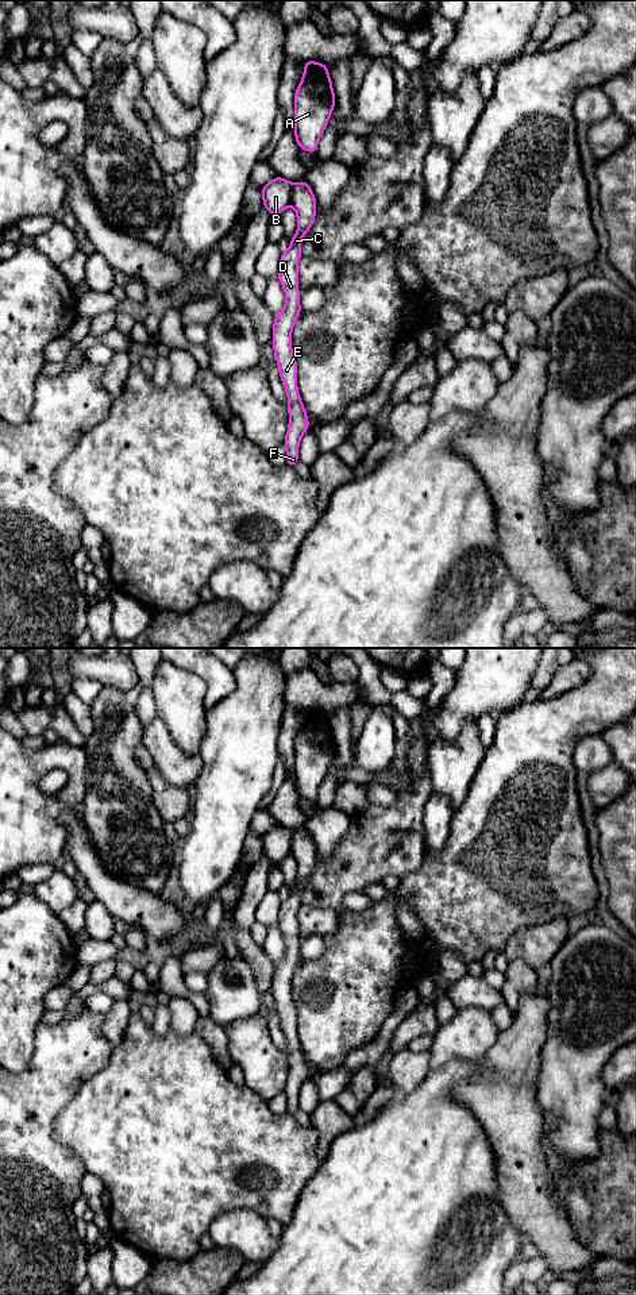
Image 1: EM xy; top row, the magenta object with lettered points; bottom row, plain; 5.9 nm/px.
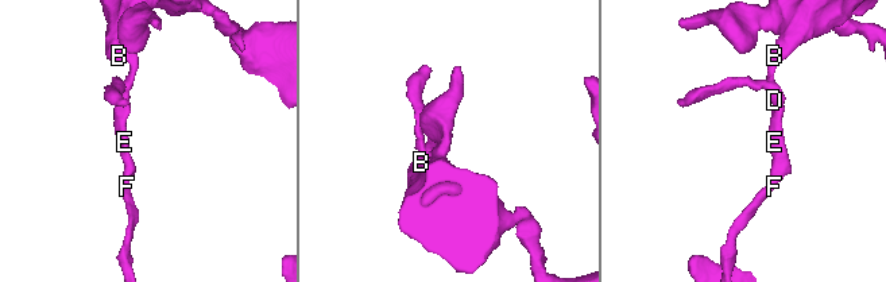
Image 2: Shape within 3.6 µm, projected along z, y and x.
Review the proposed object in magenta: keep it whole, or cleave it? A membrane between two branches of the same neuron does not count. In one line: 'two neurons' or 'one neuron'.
two neurons

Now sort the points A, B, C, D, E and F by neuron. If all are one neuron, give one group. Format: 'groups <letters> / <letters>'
groups A B / C D E F

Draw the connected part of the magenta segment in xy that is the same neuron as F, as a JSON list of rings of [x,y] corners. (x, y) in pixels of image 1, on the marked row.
[[[307,181],[293,185],[290,205],[297,213],[297,232],[290,239],[290,247],[281,253],[278,265],[277,278],[282,284],[286,301],[282,312],[274,316],[273,350],[289,402],[289,427],[284,442],[286,465],[294,467],[298,462],[300,440],[309,429],[307,411],[297,389],[297,363],[292,351],[292,329],[301,313],[297,273],[297,263],[302,257],[301,239],[313,226],[316,215],[316,197]]]

